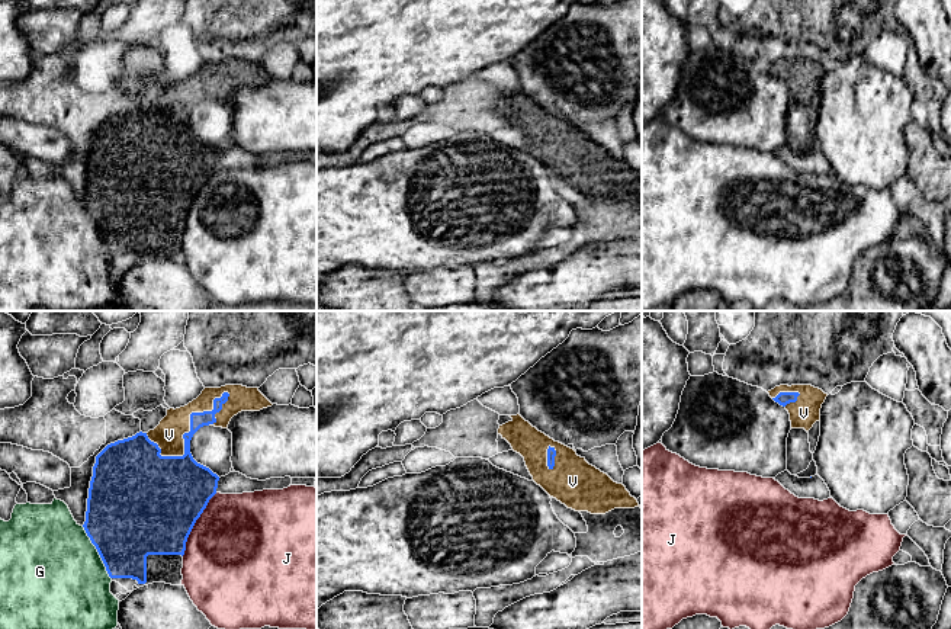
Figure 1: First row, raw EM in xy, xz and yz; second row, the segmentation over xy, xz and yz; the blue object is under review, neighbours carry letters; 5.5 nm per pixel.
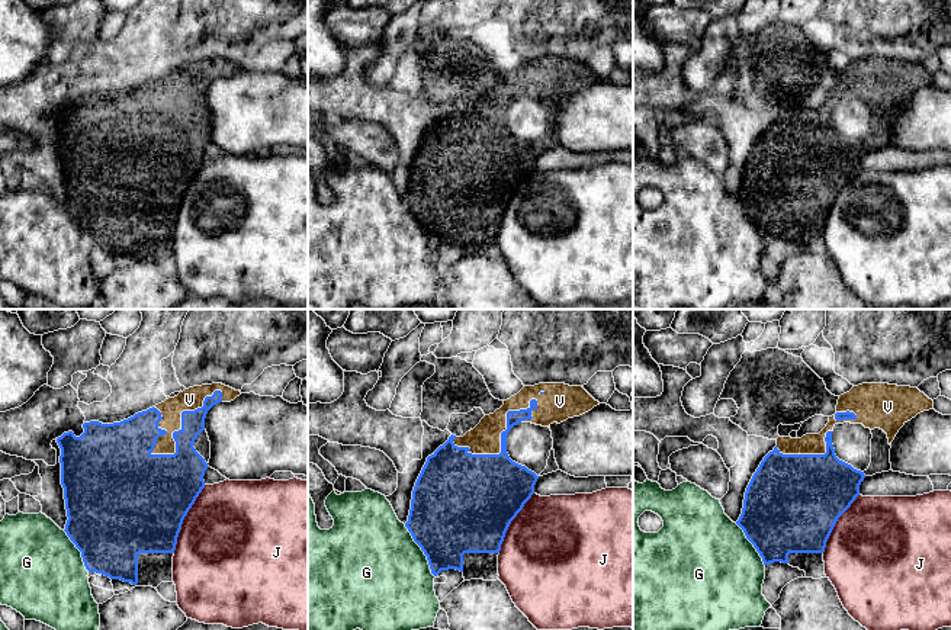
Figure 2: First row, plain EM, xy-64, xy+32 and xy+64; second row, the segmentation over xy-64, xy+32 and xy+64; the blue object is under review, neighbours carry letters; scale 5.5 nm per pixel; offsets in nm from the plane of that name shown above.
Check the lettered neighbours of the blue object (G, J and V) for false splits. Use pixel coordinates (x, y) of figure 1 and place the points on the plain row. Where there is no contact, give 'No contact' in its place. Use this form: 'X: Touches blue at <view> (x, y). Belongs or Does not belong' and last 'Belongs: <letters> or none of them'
G: Touches blue at xy (98, 225). Does not belong
J: Touches blue at xy (193, 199). Does not belong
V: Touches blue at xy (186, 108). Belongs
Belongs: V

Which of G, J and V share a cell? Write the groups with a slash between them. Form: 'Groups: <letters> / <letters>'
Groups: G / J / V

